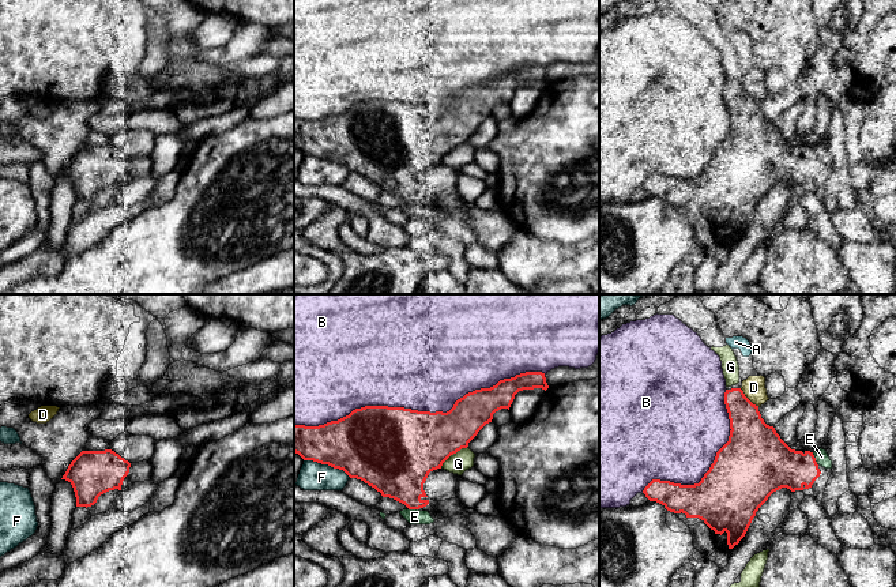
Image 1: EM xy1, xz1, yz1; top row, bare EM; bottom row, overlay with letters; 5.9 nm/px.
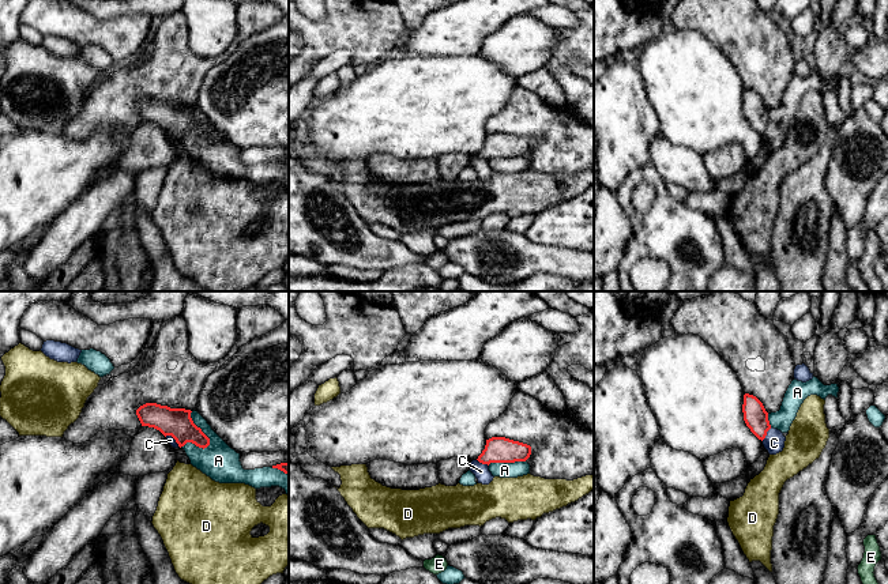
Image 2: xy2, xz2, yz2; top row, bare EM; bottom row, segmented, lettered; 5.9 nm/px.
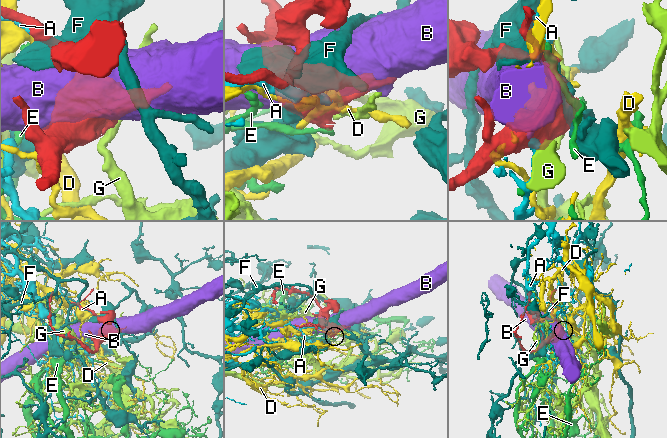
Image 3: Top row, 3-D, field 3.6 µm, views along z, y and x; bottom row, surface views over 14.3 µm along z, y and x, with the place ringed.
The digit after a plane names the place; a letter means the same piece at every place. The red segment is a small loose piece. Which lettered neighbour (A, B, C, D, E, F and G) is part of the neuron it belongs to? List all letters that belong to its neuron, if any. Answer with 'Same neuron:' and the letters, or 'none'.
Same neuron: none

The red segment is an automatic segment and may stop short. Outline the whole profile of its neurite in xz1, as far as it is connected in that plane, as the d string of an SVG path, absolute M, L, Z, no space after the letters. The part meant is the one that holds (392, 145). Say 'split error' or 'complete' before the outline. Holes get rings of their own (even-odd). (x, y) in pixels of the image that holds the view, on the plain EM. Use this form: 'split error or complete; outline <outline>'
split error; outline M526 67L500 75L490 83L481 83L458 94L447 106L418 106L404 102L365 101L349 110L319 121L294 120L294 147L304 155L313 155L343 165L350 173L357 173L374 183L383 192L394 193L409 204L433 207L436 215L464 210L477 242L487 251L498 253L519 232L516 223L501 210L485 211L473 203L466 203L458 192L430 195L423 178L430 166L441 163L443 158L468 138L493 114L493 109L511 102L515 90L523 84L547 84L545 68Z

